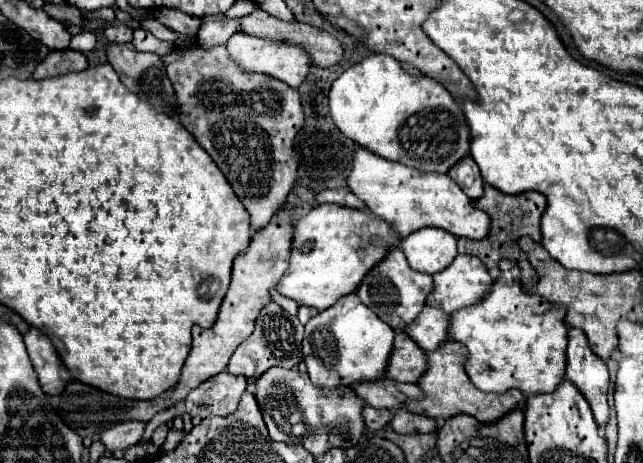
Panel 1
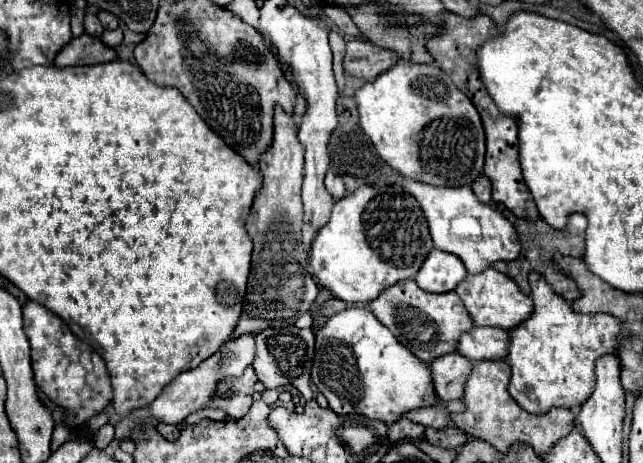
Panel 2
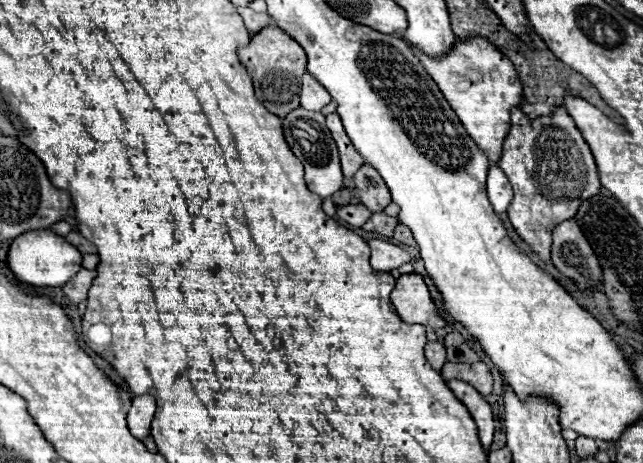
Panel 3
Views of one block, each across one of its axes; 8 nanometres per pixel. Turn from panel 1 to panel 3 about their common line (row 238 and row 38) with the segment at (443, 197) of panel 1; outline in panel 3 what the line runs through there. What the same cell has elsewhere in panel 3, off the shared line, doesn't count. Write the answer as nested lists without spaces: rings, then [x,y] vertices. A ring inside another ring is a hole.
[[[484,38],[456,42],[456,46],[438,60],[424,56],[420,50],[414,50],[414,54],[442,90],[468,136],[488,156],[490,164],[498,164],[504,138],[510,132],[510,110],[518,108],[522,102],[522,82],[512,62]]]

